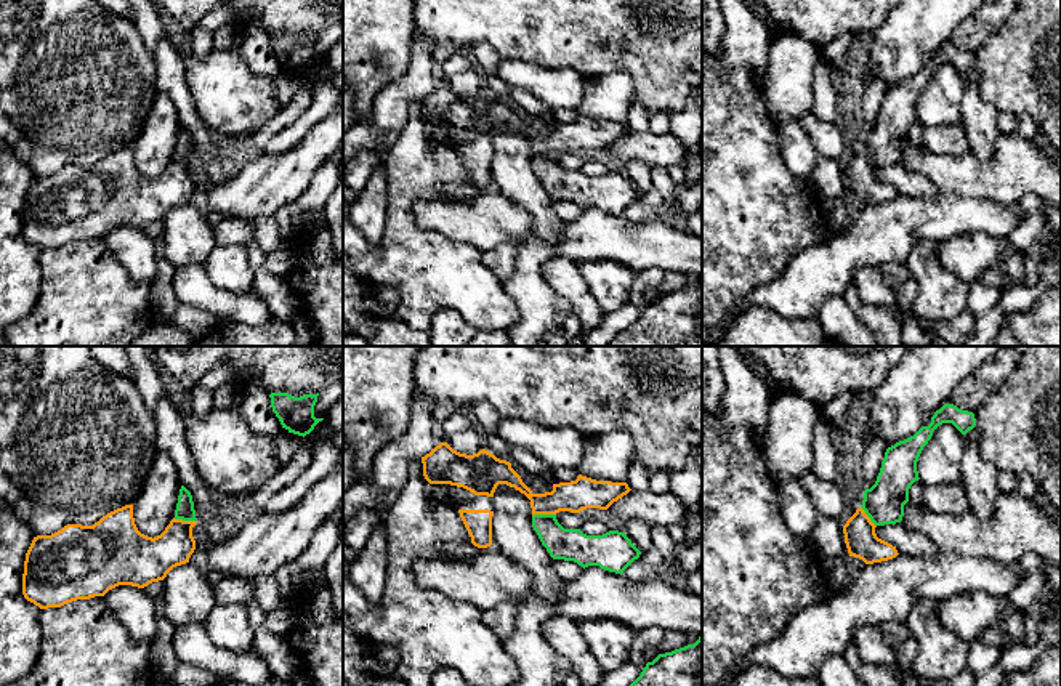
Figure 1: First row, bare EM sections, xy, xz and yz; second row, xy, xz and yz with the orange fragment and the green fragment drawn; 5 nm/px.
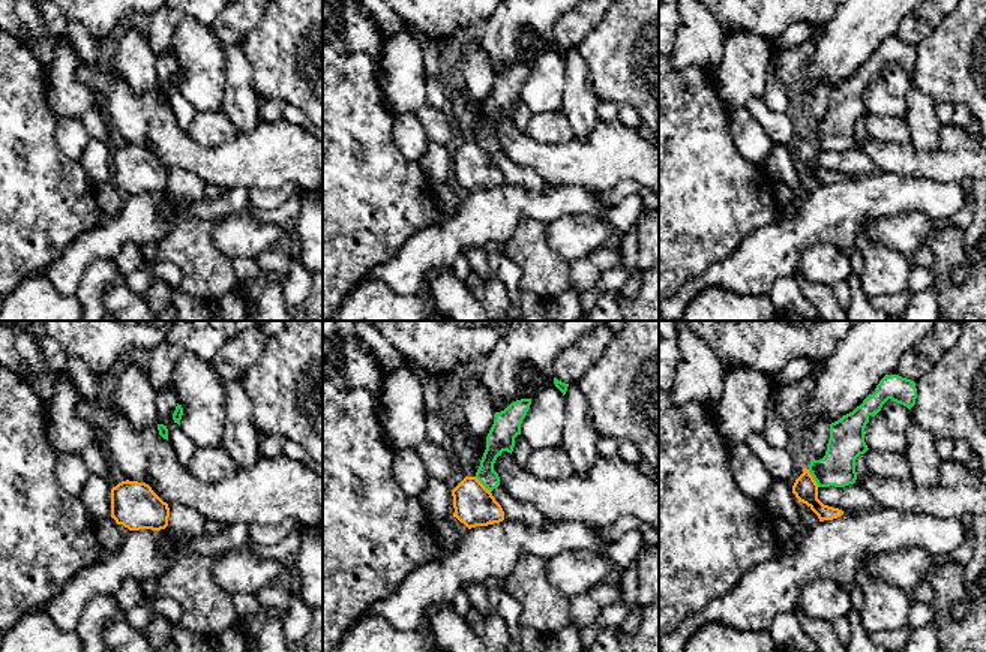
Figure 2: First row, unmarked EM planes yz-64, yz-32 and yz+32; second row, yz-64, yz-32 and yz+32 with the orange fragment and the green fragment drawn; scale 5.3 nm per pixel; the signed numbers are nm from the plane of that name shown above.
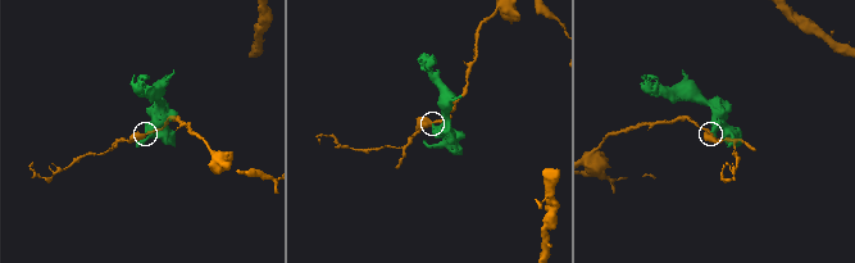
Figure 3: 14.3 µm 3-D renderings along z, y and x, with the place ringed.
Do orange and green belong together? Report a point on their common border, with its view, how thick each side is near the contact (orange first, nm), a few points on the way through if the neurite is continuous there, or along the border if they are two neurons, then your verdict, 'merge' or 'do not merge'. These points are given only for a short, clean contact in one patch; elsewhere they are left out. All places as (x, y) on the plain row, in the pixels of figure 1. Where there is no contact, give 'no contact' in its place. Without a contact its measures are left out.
contact xz (544, 154); calibres 160 and 160 nm; border xz (555, 154), (536, 154), (532, 157); do not merge

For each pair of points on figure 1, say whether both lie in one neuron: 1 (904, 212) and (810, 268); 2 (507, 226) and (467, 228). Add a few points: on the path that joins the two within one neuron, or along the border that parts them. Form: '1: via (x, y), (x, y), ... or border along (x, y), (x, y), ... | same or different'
1: via (880, 230), (869, 241), (834, 262) | same
2: via (497, 226), (476, 226) | same

